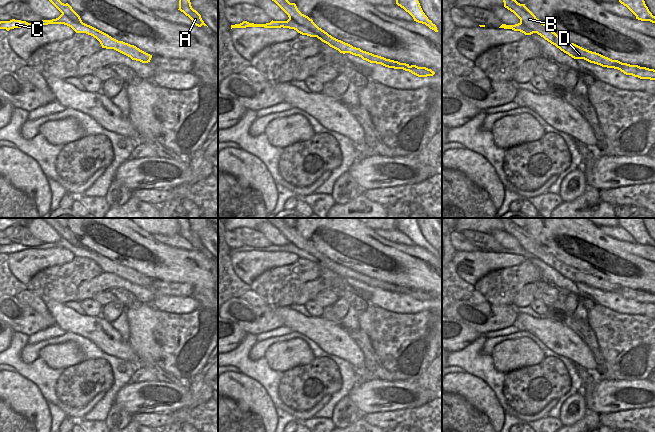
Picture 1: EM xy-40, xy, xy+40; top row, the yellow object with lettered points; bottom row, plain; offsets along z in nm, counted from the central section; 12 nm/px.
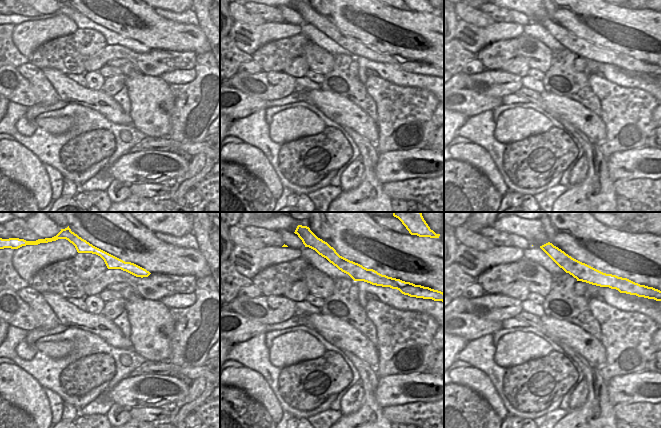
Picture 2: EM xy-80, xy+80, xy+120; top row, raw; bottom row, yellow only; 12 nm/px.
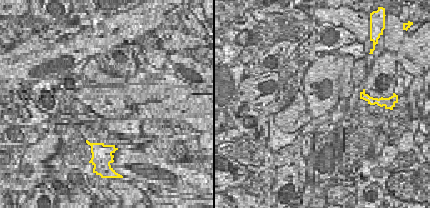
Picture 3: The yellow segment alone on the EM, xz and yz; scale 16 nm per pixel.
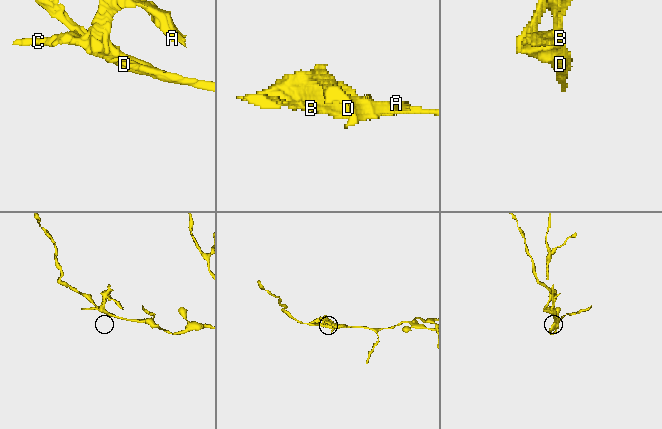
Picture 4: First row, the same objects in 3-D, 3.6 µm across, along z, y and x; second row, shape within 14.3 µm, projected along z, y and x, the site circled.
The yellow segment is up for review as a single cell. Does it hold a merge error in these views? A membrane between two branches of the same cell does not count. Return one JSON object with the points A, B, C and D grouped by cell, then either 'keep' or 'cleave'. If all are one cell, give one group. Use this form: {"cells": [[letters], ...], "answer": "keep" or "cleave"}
{"cells": [["A", "C"], ["B", "D"]], "answer": "cleave"}

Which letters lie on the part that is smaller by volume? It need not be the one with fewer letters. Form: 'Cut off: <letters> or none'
Cut off: A, C

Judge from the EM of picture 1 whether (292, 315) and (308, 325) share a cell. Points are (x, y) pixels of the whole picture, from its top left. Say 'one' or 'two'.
one

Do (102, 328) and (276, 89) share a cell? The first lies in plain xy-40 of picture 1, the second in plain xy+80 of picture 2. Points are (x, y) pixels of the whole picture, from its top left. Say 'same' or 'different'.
different

